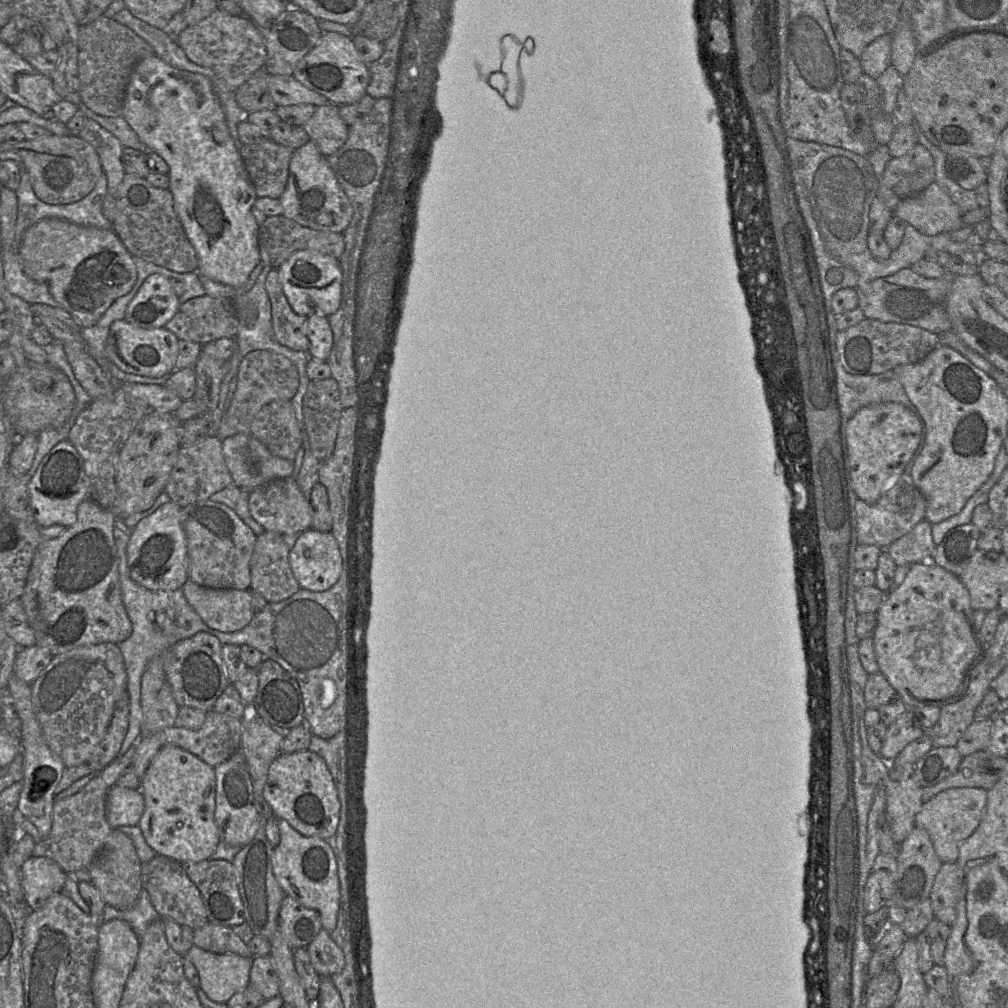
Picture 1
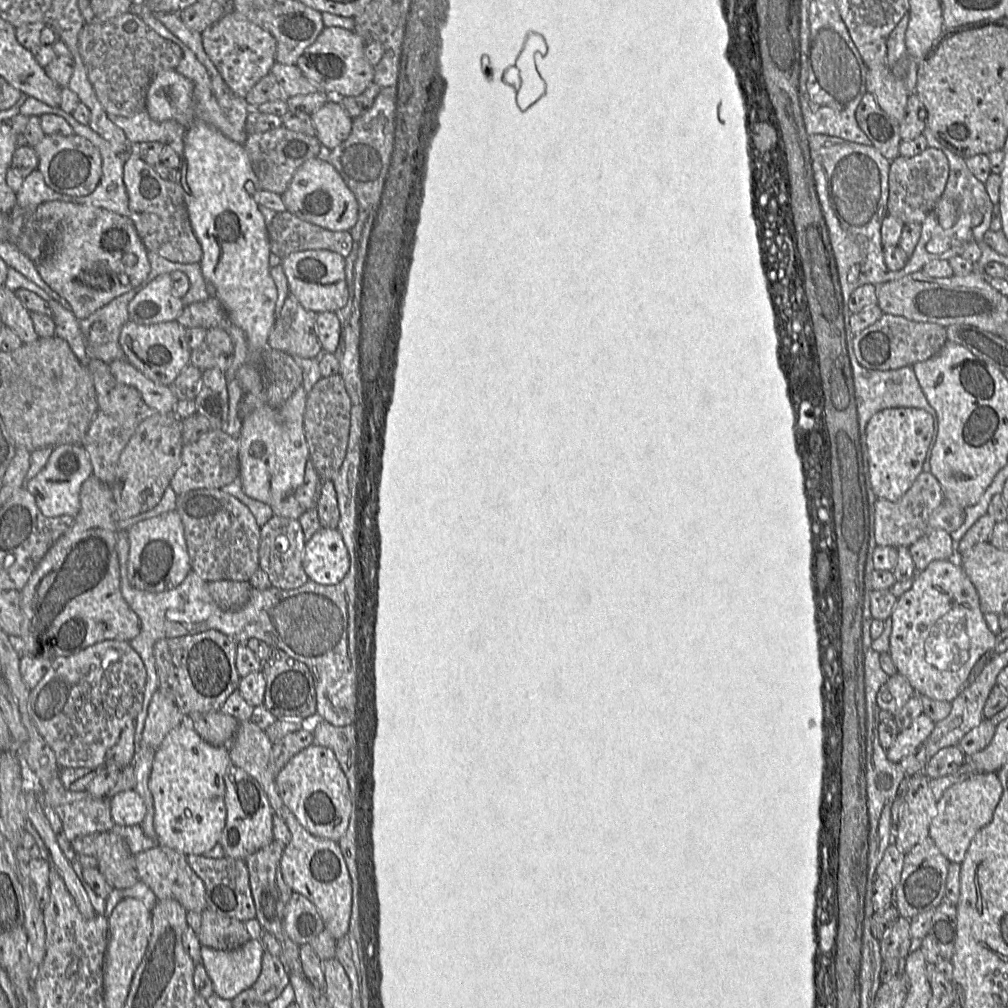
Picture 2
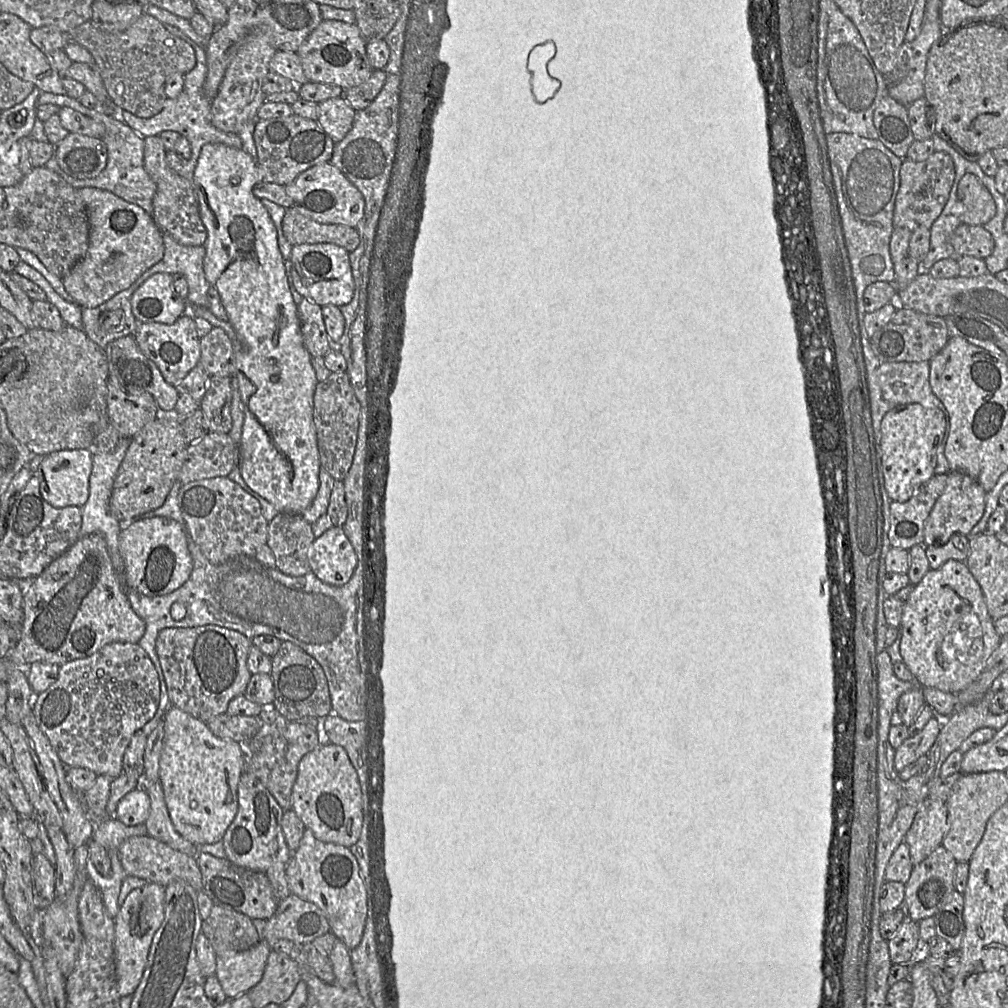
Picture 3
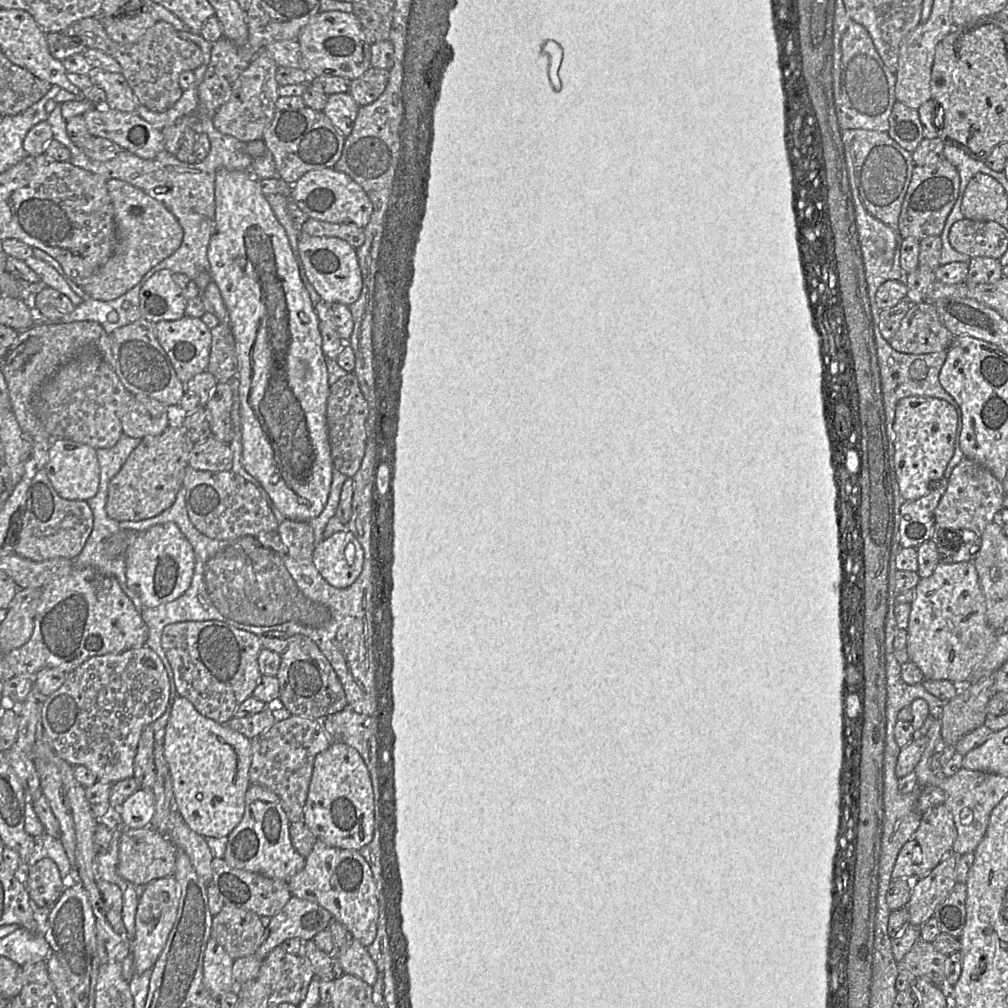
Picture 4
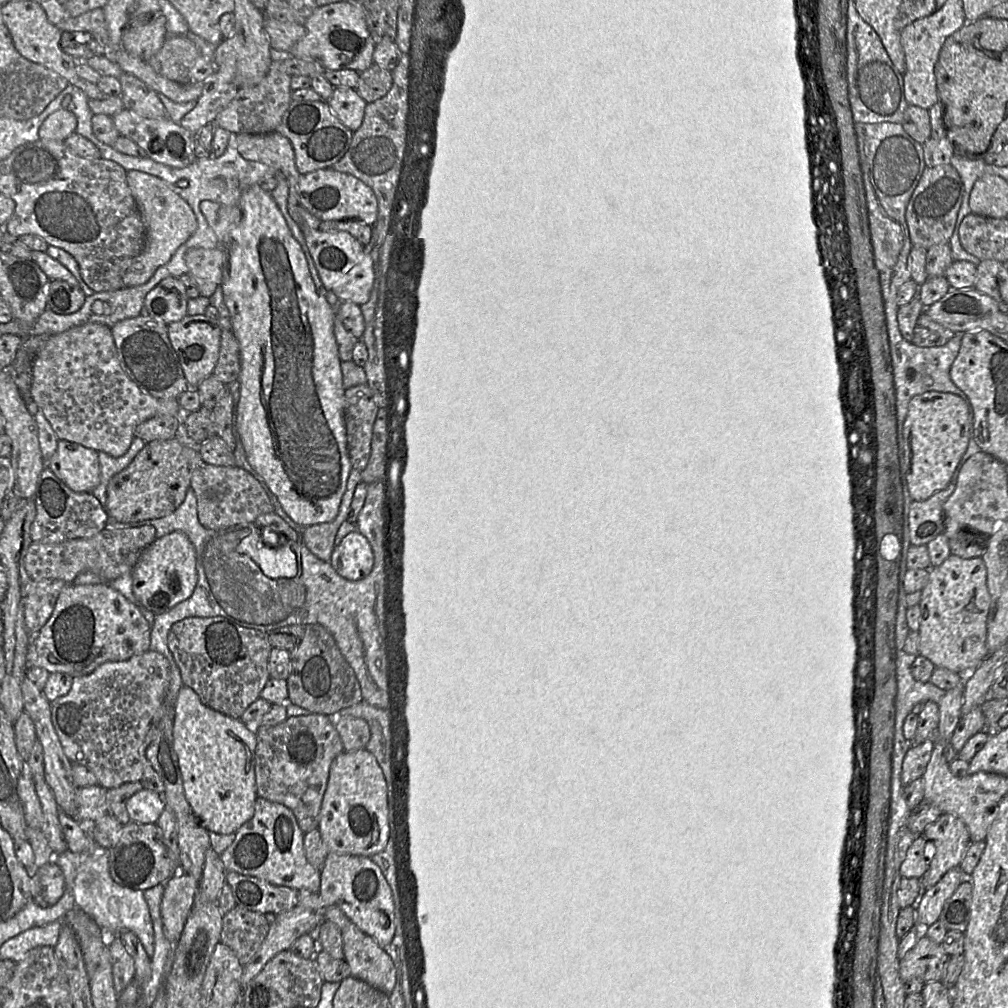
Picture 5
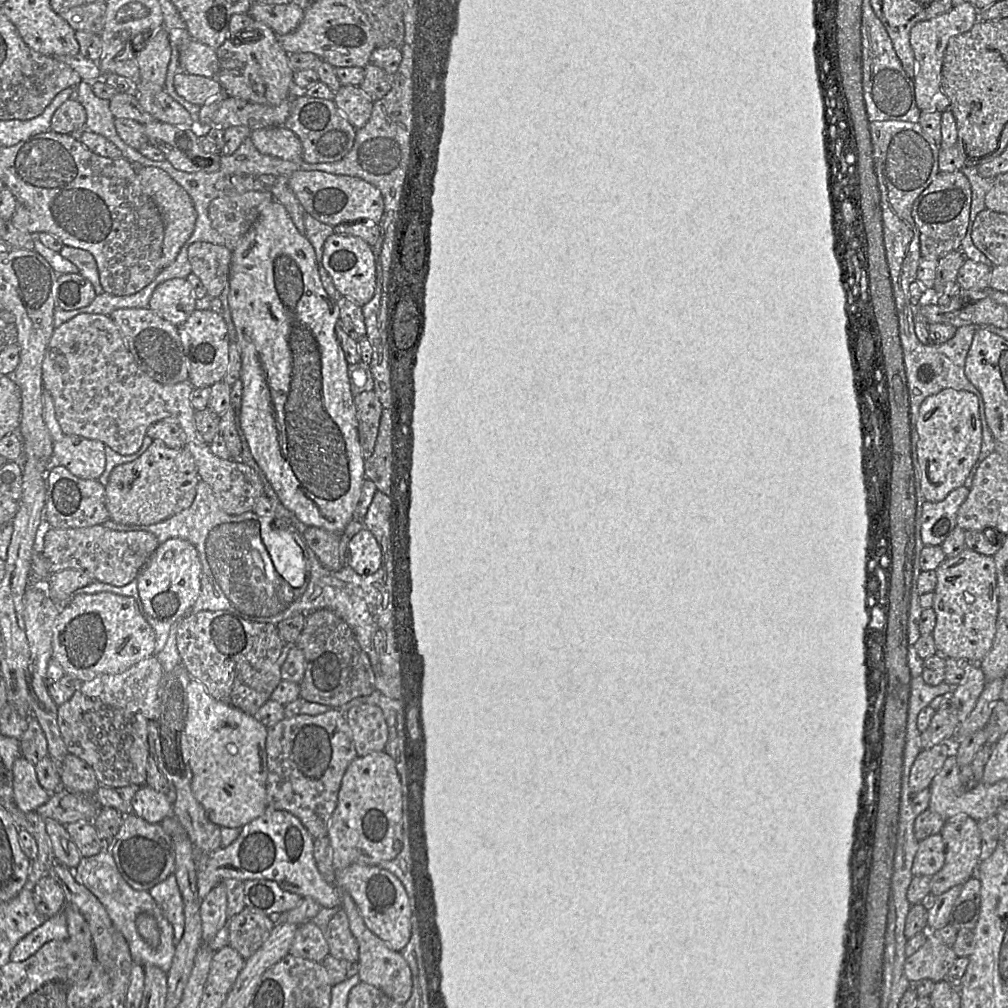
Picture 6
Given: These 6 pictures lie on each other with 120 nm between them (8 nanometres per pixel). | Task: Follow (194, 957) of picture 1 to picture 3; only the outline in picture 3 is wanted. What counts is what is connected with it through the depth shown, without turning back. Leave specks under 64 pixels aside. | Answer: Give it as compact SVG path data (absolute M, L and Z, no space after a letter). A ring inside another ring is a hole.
M260 939L254 946L234 955L217 956L215 976L228 999L245 994L261 980L270 951L269 943Z

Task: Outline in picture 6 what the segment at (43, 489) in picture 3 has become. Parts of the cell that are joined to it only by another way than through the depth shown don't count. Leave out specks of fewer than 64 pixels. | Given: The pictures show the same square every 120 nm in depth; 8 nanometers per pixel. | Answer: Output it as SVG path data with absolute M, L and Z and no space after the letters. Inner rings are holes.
M64 434L60 441L53 442L52 463L65 467L76 477L97 480L105 470L105 447L99 440Z

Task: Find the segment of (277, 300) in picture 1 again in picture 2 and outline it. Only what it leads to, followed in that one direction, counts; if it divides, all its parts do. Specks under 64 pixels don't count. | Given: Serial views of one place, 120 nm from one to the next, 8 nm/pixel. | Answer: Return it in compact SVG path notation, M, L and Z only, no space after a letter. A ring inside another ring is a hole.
M289 291L269 334L268 345L289 355L319 358L323 350L315 331L318 313L306 310Z

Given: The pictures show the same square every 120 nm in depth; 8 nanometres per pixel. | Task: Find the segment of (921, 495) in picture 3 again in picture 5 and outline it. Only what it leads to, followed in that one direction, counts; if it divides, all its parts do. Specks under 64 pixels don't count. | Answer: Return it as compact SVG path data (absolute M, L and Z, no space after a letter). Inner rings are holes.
M956 468L949 485L926 500L913 500L909 510L910 542L913 546L927 545L944 531L943 506L955 491L961 468Z

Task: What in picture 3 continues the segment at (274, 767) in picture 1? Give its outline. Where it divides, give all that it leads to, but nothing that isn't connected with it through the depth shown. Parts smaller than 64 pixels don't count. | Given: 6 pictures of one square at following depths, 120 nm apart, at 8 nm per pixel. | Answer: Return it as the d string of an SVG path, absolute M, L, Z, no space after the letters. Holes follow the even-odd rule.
M318 745L301 758L291 803L292 810L316 839L347 848L359 839L363 821L362 791L357 772L341 746Z

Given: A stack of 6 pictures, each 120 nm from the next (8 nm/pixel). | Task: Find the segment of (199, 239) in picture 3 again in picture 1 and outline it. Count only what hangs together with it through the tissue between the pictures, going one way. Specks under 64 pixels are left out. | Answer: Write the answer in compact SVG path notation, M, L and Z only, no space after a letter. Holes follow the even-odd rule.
M125 173L116 190L116 217L113 230L133 257L177 273L198 270L198 257L174 211L169 189L151 185L146 178Z

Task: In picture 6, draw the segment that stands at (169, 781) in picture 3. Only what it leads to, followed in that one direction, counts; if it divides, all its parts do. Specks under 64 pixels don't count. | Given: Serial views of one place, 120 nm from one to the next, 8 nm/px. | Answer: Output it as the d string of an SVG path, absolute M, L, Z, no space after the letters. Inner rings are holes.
M191 679L187 687L187 704L181 750L192 773L192 794L213 824L242 828L267 808L267 727L253 716L213 699L195 679Z

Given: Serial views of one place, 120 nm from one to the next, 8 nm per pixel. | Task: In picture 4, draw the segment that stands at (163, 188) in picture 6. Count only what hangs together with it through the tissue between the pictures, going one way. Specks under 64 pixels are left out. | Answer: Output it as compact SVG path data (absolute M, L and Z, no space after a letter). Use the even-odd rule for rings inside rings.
M109 179L106 185L114 209L116 245L107 262L81 286L88 298L100 301L115 300L132 289L149 270L180 247L184 235L183 228L177 218L163 203L149 196L142 189L121 179Z

